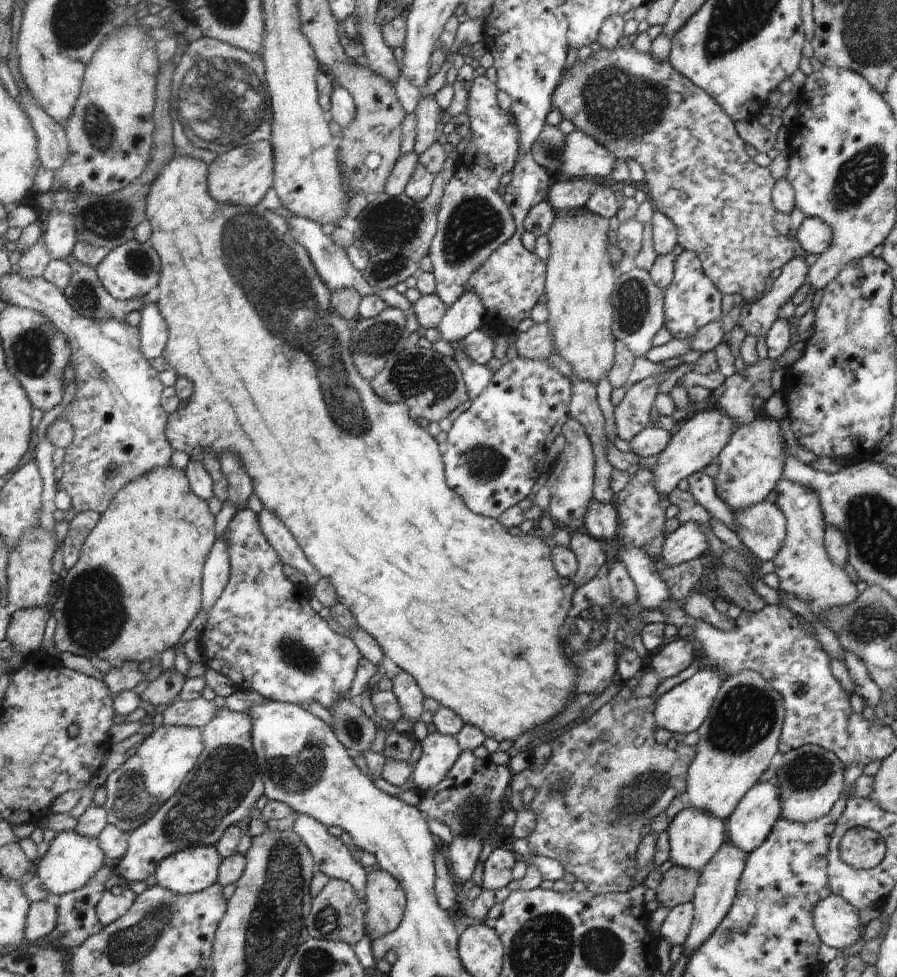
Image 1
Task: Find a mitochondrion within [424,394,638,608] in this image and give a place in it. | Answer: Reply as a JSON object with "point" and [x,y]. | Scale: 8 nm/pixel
{"point":[484,464]}

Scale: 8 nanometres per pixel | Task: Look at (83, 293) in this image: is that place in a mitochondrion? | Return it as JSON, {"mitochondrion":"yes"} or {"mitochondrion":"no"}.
{"mitochondrion":"yes"}

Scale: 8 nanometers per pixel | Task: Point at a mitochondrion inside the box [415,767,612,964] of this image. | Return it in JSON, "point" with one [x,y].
{"point":[471,807]}

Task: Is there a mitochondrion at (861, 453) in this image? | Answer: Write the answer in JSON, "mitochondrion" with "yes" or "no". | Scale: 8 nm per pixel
{"mitochondrion":"no"}

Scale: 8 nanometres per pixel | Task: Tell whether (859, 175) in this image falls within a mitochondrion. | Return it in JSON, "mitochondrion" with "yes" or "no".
{"mitochondrion":"yes"}

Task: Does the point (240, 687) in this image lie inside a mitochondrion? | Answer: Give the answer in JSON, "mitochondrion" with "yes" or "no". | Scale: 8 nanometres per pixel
{"mitochondrion":"no"}

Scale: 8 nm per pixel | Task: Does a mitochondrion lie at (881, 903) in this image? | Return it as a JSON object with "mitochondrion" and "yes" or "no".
{"mitochondrion":"no"}

